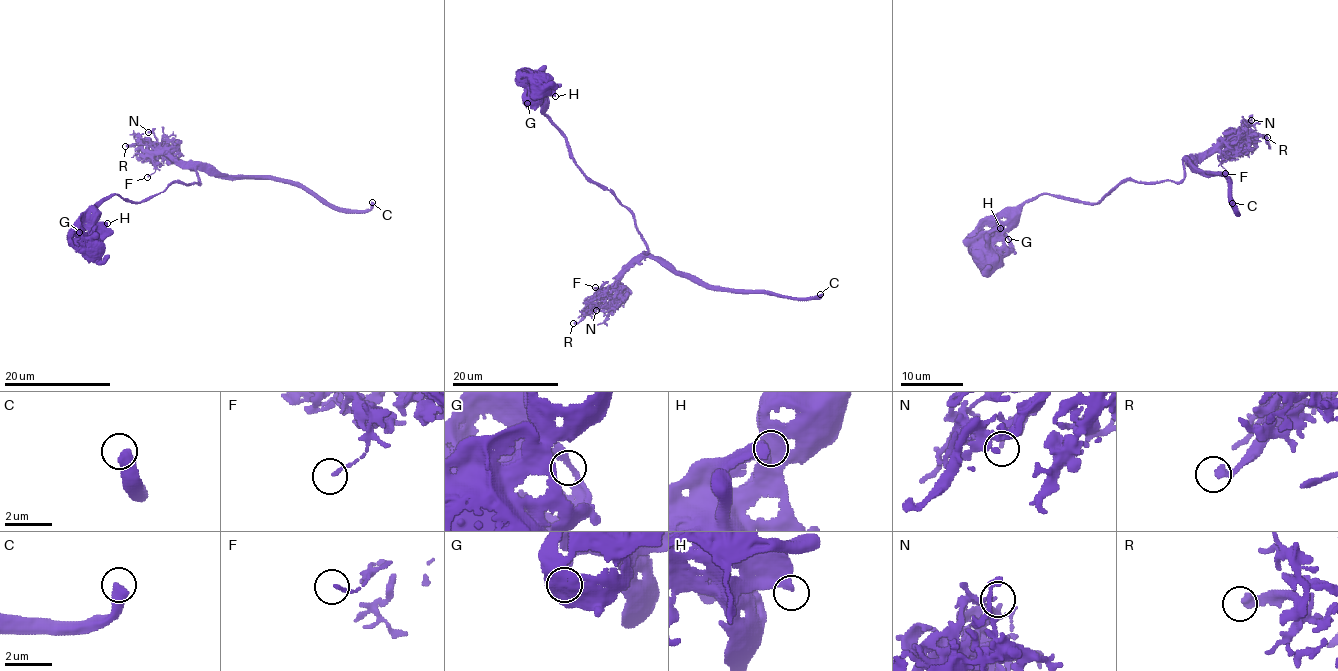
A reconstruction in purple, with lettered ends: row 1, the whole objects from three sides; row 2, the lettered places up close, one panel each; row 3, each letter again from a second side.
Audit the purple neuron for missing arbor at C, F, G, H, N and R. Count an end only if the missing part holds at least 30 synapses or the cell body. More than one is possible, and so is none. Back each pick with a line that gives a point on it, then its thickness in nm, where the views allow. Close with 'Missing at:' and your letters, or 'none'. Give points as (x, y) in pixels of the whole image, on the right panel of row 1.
Missing at: none

